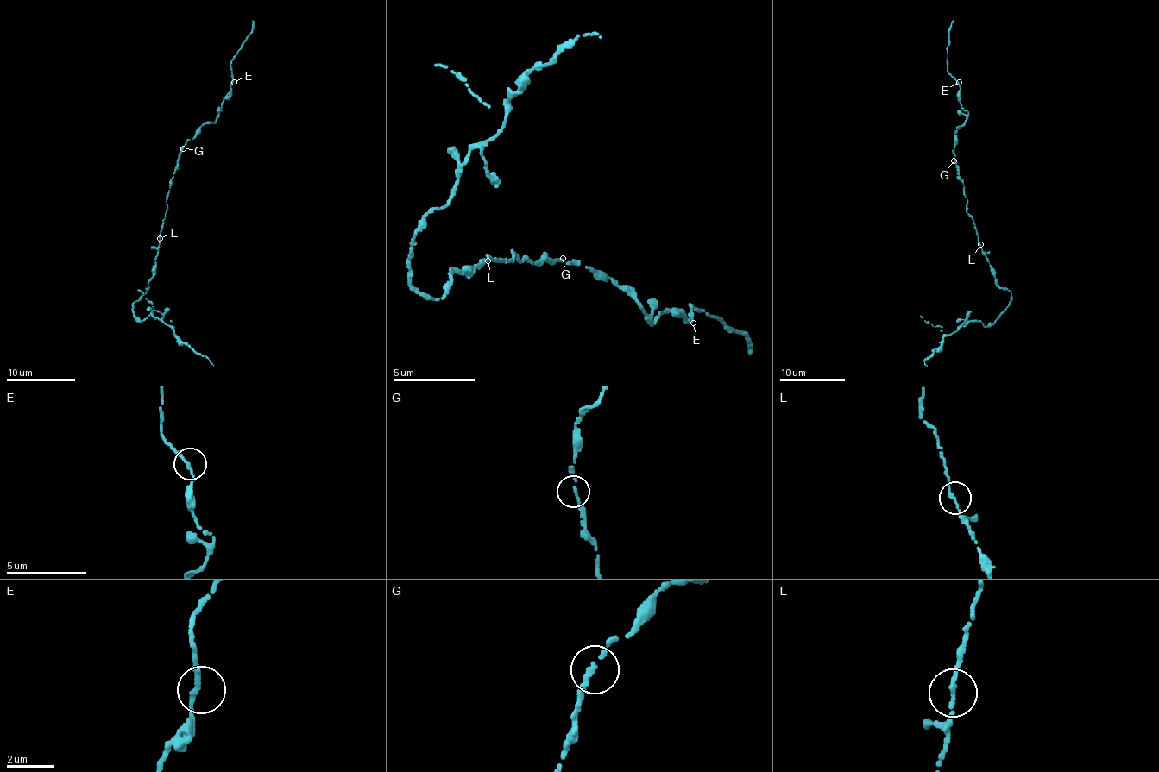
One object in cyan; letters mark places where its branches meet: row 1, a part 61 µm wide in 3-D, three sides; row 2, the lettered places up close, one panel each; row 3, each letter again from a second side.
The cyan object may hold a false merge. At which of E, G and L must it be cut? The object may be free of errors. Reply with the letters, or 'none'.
none

